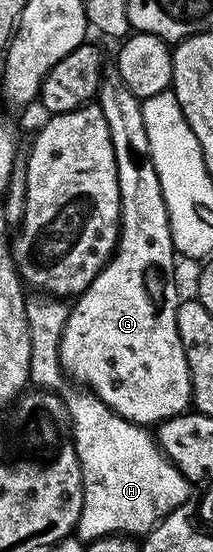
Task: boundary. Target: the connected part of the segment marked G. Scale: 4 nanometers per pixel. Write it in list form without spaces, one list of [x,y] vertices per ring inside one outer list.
[[[117,67],[105,69],[96,103],[108,122],[108,134],[116,154],[116,178],[120,186],[118,246],[107,264],[99,270],[98,277],[73,301],[59,340],[59,362],[67,377],[79,380],[80,385],[100,397],[125,420],[143,426],[157,426],[163,420],[181,416],[192,404],[186,349],[182,347],[178,333],[180,295],[174,281],[176,253],[170,219],[148,146],[148,130],[144,130],[142,101],[128,90],[128,86],[124,86],[124,78],[120,78]]]

